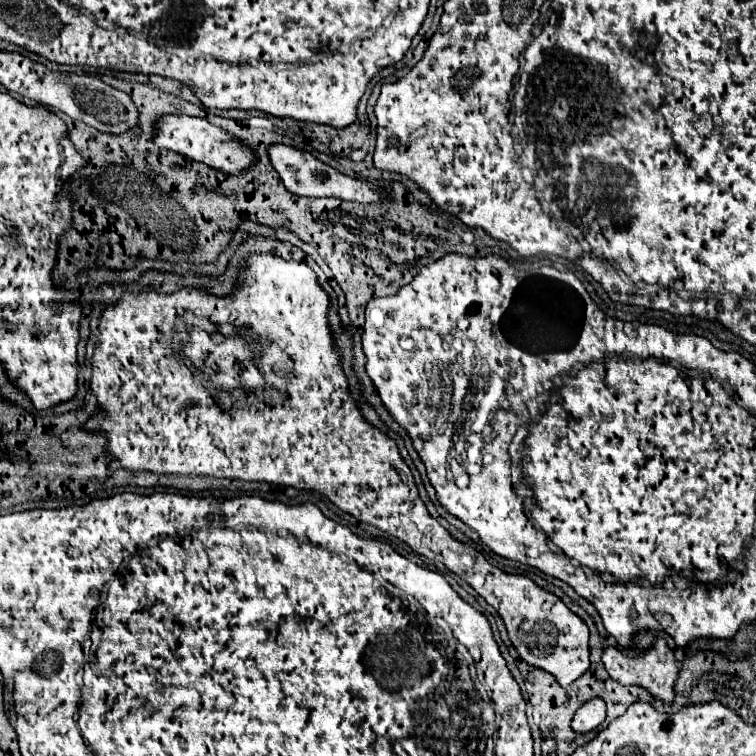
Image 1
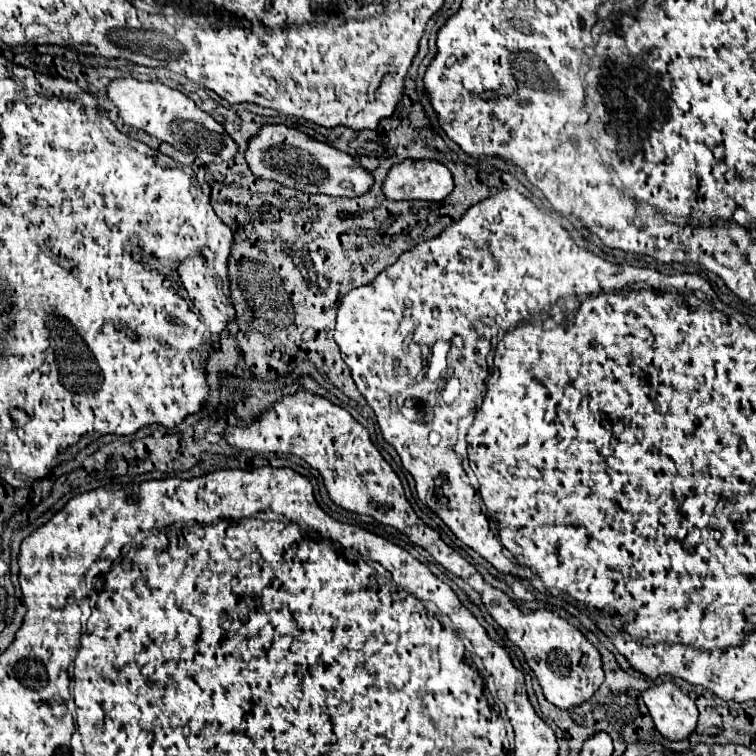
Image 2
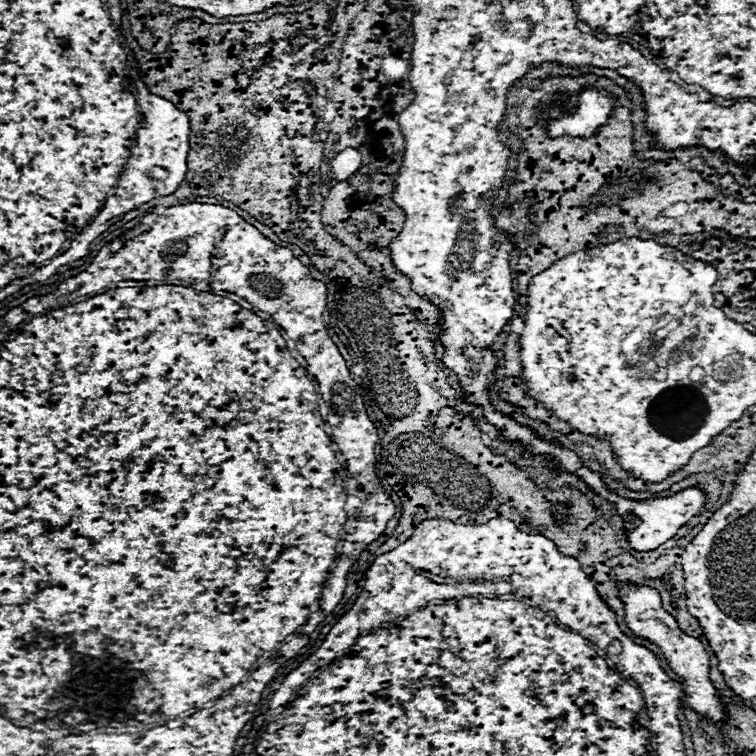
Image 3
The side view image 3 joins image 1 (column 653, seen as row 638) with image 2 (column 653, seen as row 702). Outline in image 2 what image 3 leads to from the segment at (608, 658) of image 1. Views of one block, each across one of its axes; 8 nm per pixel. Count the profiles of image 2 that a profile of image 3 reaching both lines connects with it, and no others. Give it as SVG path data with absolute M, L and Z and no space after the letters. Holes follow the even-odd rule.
M674 682L652 686L644 694L656 730L668 740L684 740L698 722L698 708Z

